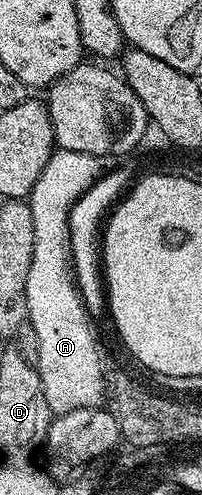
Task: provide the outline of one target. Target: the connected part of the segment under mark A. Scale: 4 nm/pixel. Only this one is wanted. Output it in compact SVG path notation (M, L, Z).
M57 149L43 167L43 175L35 179L35 187L29 192L28 202L33 220L33 250L27 271L28 324L35 327L35 339L39 339L39 355L36 359L41 379L47 373L67 373L49 381L43 391L54 414L89 409L89 397L97 397L97 357L93 343L98 334L93 331L91 314L81 300L81 290L73 272L73 252L69 242L69 212L71 207L96 181L103 176L102 158L87 155L83 151Z

